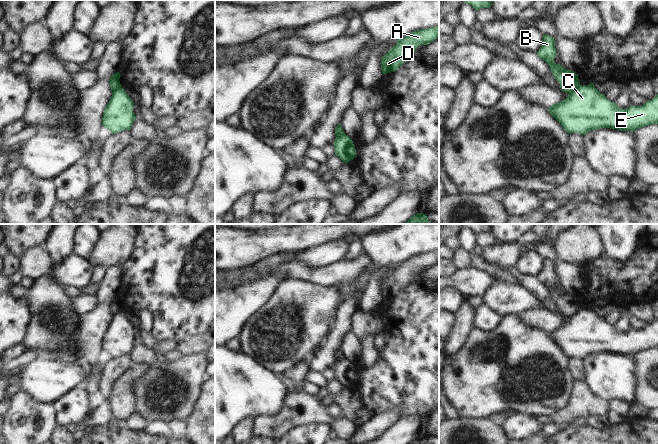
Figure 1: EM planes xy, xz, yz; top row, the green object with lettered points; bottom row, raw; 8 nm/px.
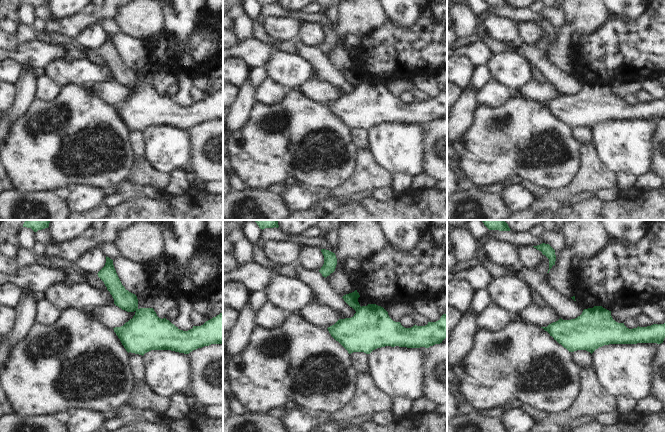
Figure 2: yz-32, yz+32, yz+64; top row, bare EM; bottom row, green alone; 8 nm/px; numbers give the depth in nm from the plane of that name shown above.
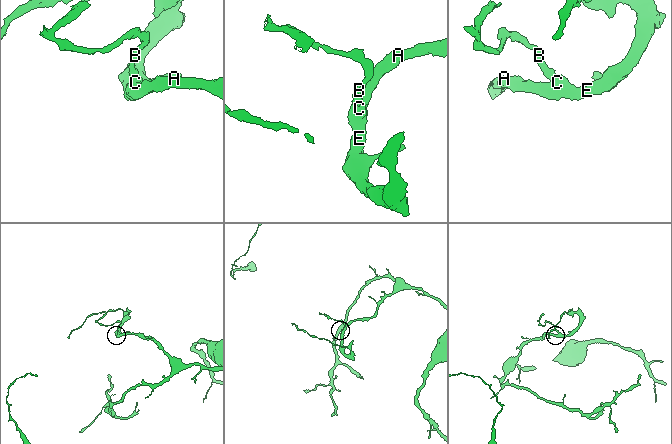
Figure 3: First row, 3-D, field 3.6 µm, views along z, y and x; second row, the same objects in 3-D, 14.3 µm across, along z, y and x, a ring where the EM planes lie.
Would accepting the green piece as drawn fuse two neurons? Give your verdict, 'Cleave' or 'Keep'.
Cleave.

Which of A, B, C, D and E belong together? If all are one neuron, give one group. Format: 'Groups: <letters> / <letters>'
Groups: A C D E / B.

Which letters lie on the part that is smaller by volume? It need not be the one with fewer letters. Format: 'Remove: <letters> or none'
Remove: B

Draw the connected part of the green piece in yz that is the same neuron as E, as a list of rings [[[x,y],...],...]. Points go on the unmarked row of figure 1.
[[[591,306],[589,309],[579,309],[566,323],[553,328],[548,335],[568,358],[585,359],[591,354],[601,352],[635,356],[644,350],[658,348],[658,318],[642,330],[631,329],[623,333],[619,332],[615,326],[608,324],[605,318],[601,318]]]

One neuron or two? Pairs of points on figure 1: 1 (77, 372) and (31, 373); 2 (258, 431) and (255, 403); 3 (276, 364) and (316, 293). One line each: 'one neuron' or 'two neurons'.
1: one neuron
2: two neurons
3: one neuron

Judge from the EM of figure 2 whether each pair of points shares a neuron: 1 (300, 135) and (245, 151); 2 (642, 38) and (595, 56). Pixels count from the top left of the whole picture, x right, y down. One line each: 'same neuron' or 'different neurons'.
1: same neuron
2: same neuron

